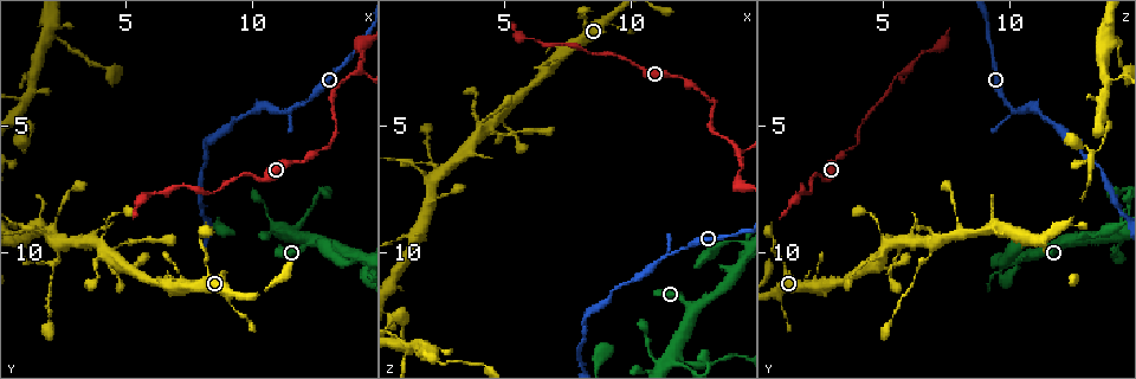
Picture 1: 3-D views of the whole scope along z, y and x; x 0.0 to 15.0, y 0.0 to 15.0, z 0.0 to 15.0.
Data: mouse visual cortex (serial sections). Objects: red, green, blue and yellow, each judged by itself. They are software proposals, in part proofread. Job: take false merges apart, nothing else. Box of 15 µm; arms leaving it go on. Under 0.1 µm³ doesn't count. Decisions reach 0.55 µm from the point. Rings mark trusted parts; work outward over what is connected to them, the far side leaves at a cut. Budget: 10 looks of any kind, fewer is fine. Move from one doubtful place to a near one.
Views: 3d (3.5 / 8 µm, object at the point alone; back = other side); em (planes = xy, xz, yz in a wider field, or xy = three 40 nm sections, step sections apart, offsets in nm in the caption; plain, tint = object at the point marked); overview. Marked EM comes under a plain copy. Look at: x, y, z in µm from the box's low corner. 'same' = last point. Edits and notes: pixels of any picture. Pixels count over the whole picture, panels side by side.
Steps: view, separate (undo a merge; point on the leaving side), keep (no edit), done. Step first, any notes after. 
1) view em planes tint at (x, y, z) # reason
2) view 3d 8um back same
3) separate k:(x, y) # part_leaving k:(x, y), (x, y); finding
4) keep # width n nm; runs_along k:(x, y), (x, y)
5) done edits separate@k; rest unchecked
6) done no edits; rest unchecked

view 3d 3.5um at (11.1, 4.4, 10.3) # sudden change in width

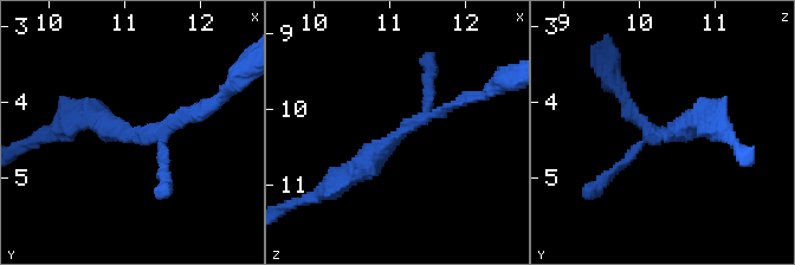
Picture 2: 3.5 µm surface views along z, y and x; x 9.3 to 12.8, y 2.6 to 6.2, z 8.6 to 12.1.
view em xy step 2 tint at (11.15, 4.40, 10.30)

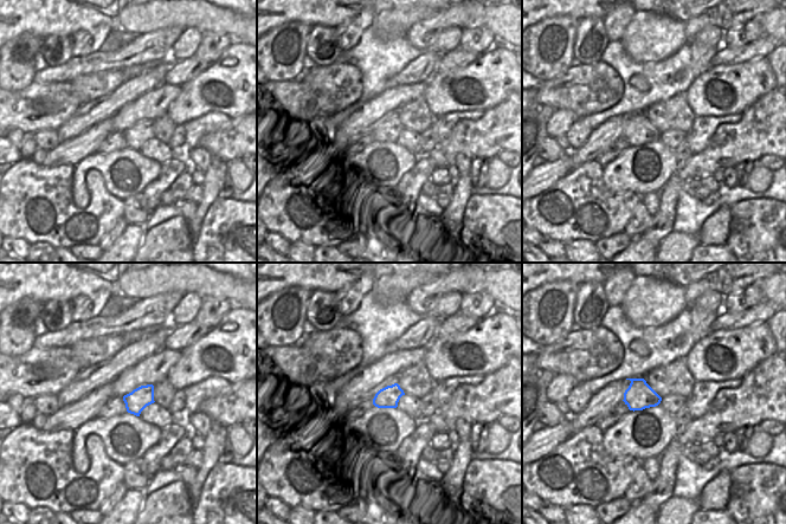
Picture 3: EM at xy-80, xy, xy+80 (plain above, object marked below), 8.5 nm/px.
keep # all the same cell

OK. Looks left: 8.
view 3d 3.5um at (14.3, 2.8, 6.0) # sharp bend

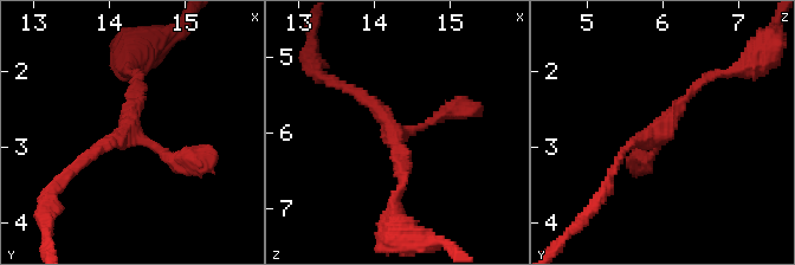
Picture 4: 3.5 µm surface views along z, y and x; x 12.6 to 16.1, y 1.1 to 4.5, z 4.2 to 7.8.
view em xy step 2 tint at (14.30, 2.80, 6.00) # arms 3; arm_widths 150, 150, 150 nm

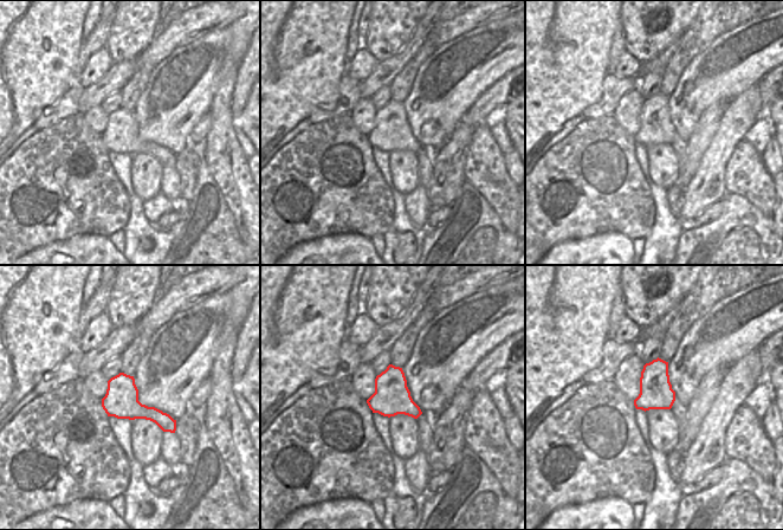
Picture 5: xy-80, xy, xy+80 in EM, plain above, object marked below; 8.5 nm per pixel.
view em xy step 5 tint same

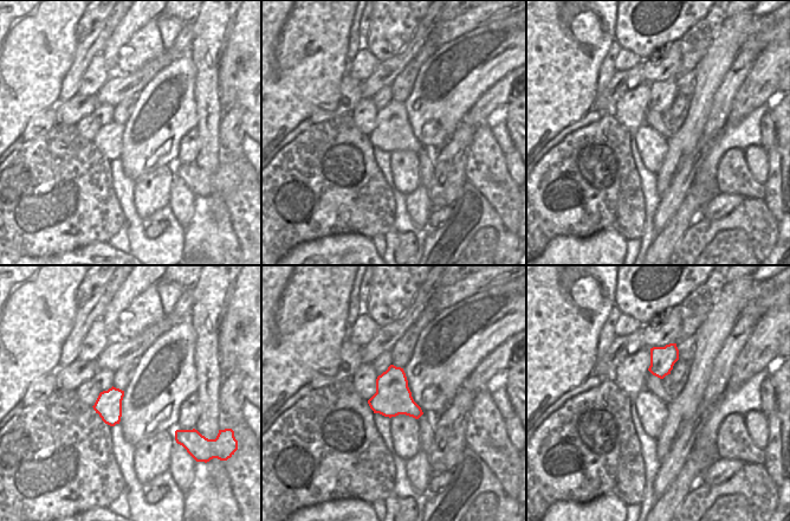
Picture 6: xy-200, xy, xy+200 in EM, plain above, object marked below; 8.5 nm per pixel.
keep # runs_along 4:(615, 166), (718, 75); one cell here

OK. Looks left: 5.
view 3d 8um at (2.3, 9.6, 7.0) # abrupt turn

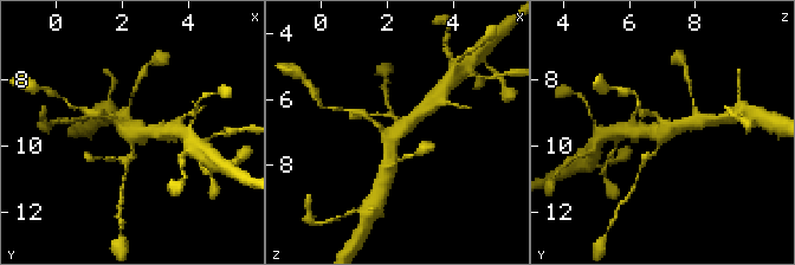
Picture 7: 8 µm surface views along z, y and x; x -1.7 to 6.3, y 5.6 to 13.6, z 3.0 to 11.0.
view 3d 3.5um at (2.4, 9.7, 6.9)

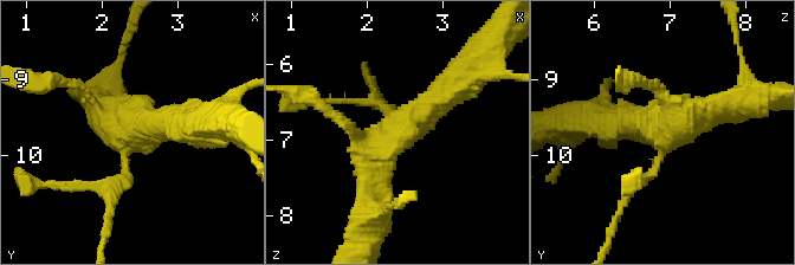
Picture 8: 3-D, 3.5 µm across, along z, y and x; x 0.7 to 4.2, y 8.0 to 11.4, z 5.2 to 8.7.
view em planes tint at (2.35, 9.65, 6.95) # shape alone is not enough

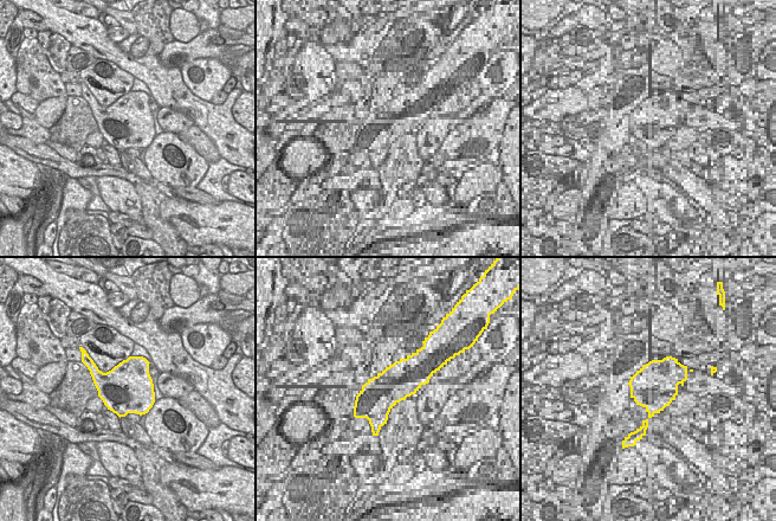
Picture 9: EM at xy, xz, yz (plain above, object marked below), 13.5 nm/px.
keep # width 700 nm; runs_along 8:(457, 86), (377, 147), (374, 205); continuous, no second cell

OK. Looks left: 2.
view 3d 3.5um at (8.3, 7.6, 2.1)

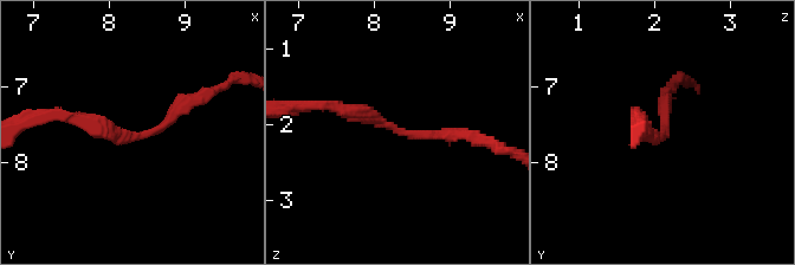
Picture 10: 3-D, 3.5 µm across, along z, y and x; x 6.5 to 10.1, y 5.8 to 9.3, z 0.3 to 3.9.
view em planes tint at (8.35, 7.65, 2.10) # arm_widths 150, 250 nm

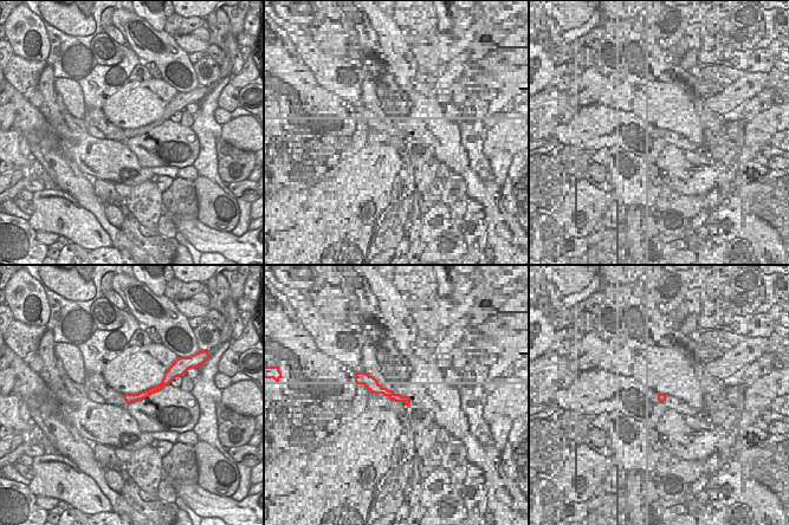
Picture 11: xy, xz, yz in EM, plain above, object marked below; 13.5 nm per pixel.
keep # width 130 nm; runs_along 10:(469, 135), (406, 135), (334, 104); one cell here

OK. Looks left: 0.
done no edits; rest unchecked

